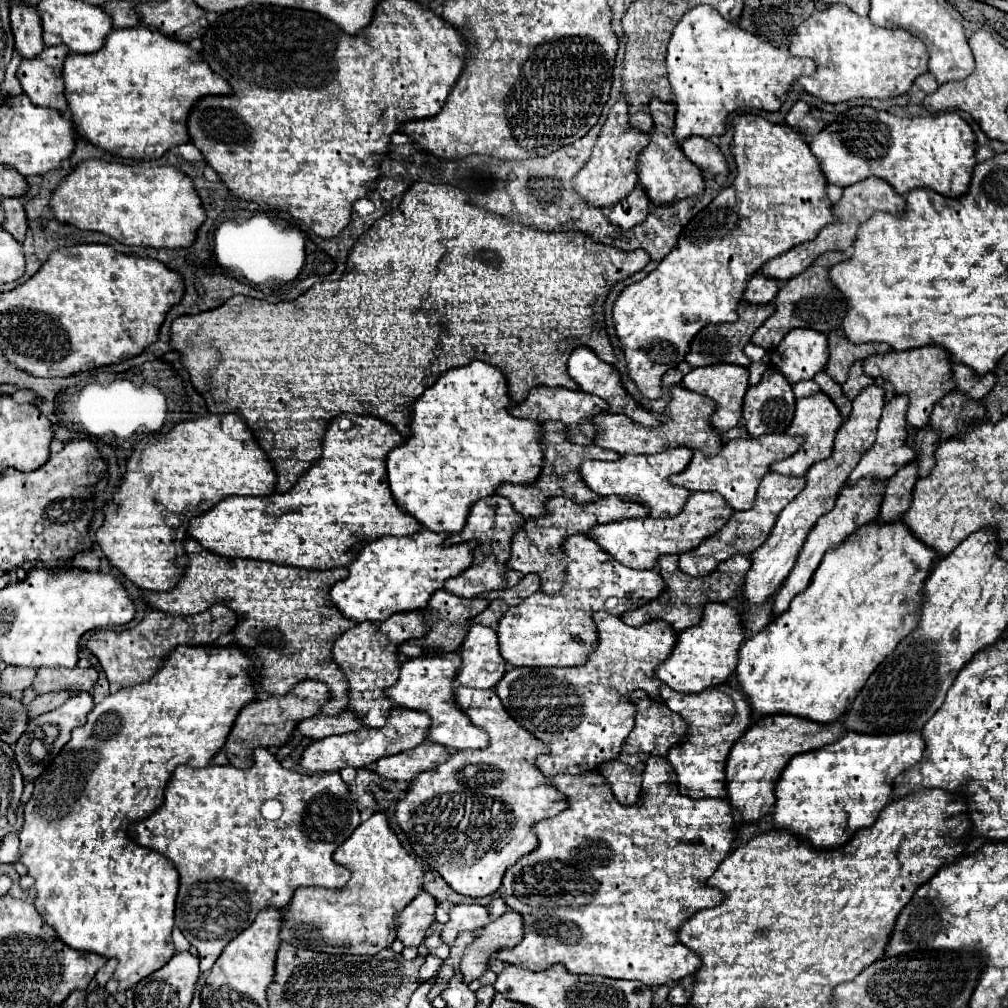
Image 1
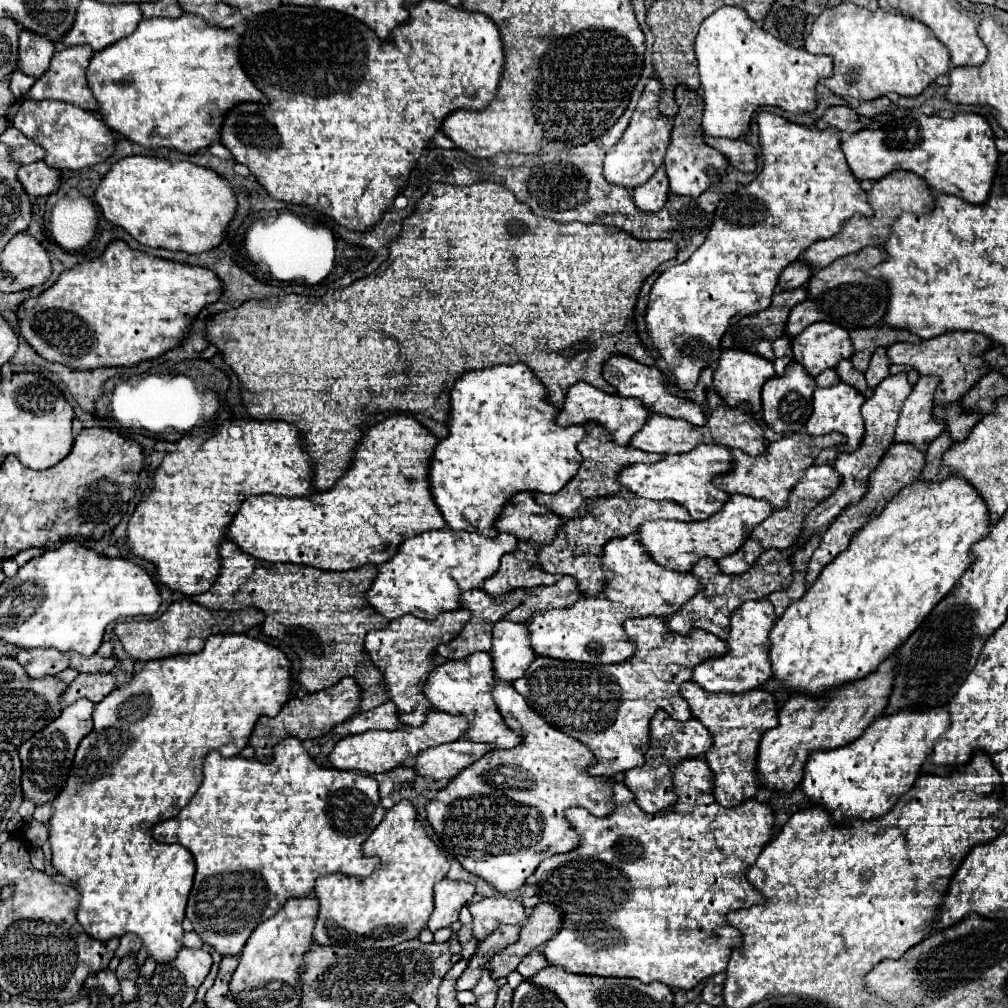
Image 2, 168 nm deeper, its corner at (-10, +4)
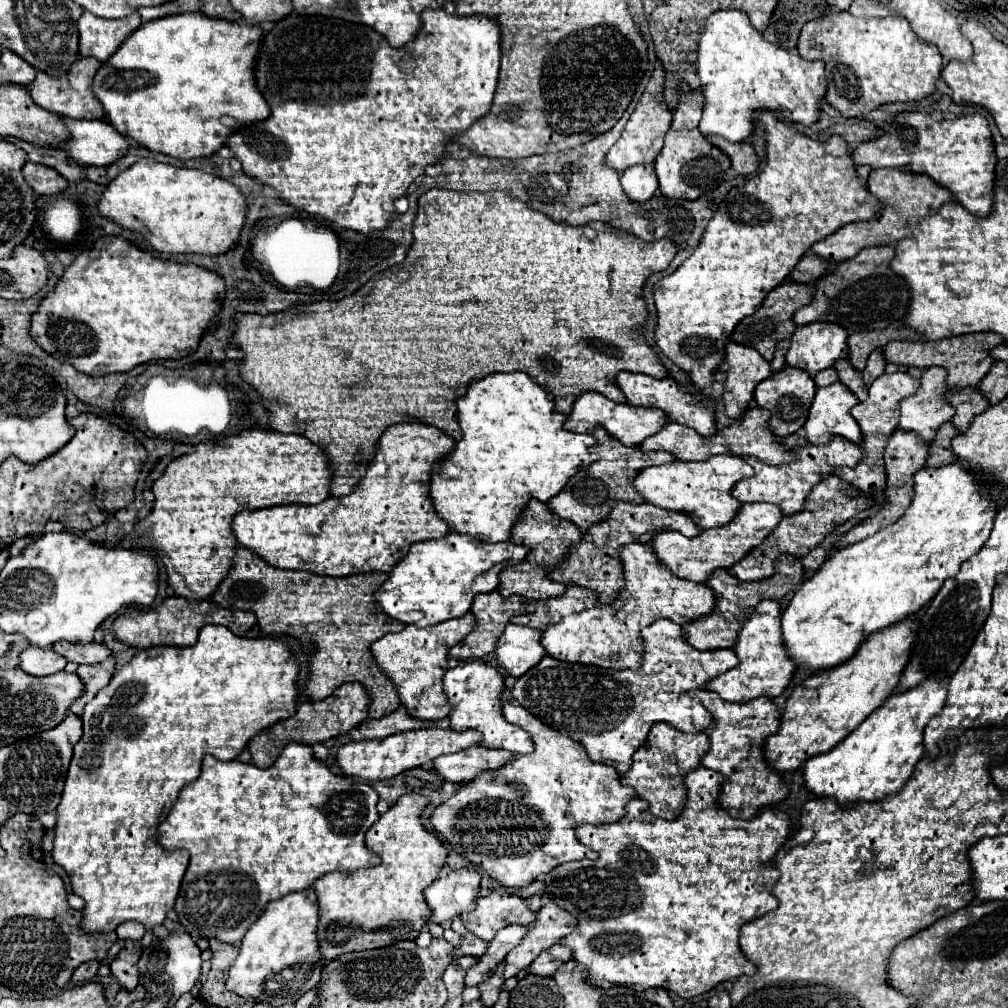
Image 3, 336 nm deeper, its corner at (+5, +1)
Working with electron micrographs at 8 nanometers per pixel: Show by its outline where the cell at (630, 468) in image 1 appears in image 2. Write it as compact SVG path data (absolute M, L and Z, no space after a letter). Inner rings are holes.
M700 444L686 454L668 454L656 464L634 464L620 472L618 480L624 488L632 490L640 498L650 500L674 500L684 506L694 520L708 520L710 514L722 510L724 502L730 498L724 490L714 486L714 478L732 472L732 452L726 446Z

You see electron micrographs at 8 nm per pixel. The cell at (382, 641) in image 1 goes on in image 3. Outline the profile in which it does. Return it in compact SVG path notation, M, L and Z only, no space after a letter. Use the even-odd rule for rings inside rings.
M465 613L459 619L449 619L433 627L405 627L399 633L387 633L371 645L371 653L379 669L393 681L401 705L413 719L421 721L439 721L447 717L449 705L441 689L441 677L447 669L447 651L449 647L463 641L475 625L475 617Z

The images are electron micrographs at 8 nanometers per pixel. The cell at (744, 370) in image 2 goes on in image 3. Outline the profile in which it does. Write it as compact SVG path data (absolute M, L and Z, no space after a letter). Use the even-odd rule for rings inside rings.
M727 343L723 363L727 365L723 383L725 415L731 419L739 419L749 409L757 383L771 375L769 361L765 361L755 349Z

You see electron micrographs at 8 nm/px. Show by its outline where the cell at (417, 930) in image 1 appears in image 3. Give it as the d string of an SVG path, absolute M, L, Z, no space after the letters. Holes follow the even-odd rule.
M473 869L447 871L435 879L425 891L425 901L431 909L431 923L445 923L473 909L479 897L479 873Z

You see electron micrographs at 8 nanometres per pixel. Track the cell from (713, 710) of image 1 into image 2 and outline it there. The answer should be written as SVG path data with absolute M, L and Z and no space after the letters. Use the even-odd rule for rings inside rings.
M686 682L680 688L680 694L688 700L692 714L710 730L714 744L708 750L706 758L714 772L714 798L724 808L738 806L740 802L754 798L762 788L756 774L756 756L758 742L762 734L778 726L778 706L770 692L758 688L746 694L726 694L726 692L706 692L696 682Z

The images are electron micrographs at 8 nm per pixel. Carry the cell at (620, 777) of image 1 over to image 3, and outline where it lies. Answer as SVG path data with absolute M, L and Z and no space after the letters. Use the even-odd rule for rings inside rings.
M655 723L649 731L647 743L639 751L635 751L631 769L625 775L621 775L621 783L633 787L637 797L649 803L649 813L653 813L655 817L673 819L681 813L687 801L683 785L685 773L689 773L689 769L697 769L701 755L705 755L707 751L709 751L707 733L685 735L667 723Z

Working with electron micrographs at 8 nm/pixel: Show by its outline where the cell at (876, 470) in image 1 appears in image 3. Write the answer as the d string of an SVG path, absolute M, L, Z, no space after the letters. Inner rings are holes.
M929 367L923 371L921 375L921 385L917 389L915 395L905 397L901 401L901 417L899 417L899 429L903 431L913 431L917 433L923 441L933 441L933 433L937 433L937 429L947 423L953 417L953 407L945 401L945 369L941 367Z

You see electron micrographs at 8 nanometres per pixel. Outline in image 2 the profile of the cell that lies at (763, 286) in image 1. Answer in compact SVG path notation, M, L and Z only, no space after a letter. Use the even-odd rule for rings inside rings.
M798 260L784 270L776 290L792 290L798 286L804 286L810 280L810 276L812 276L812 268L804 260Z

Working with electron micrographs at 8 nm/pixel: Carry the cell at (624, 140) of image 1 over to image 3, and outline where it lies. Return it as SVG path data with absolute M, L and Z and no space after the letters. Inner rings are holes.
M657 67L649 77L647 89L641 95L639 105L631 113L631 117L629 117L629 121L625 125L625 131L621 133L619 141L605 155L605 165L609 169L615 169L617 173L623 173L625 169L629 169L633 165L649 165L649 163L655 161L655 157L659 155L659 151L663 147L663 135L671 125L671 111L663 103L661 93L663 93L663 69Z

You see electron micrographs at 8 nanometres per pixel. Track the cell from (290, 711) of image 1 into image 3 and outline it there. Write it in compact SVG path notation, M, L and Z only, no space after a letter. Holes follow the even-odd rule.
M343 683L341 687L337 687L333 691L333 695L329 695L323 701L301 703L293 717L281 719L275 725L271 725L269 729L263 729L255 737L249 739L247 749L251 753L253 765L257 765L261 769L267 769L277 759L277 753L281 753L281 745L289 743L289 741L313 745L313 743L327 741L331 737L347 733L349 729L353 729L353 725L359 725L361 721L365 721L365 717L367 717L367 705L369 705L367 693L365 693L365 689L361 689L359 683Z

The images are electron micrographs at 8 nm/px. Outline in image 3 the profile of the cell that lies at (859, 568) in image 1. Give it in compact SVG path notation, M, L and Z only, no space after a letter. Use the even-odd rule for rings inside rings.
M961 463L917 471L913 475L913 499L905 509L905 515L899 521L879 529L875 535L847 545L847 549L833 551L819 571L801 583L789 601L781 615L781 629L783 647L795 667L825 671L843 665L855 655L861 641L865 641L871 633L915 615L937 595L943 581L957 575L961 563L981 549L991 533L997 509L999 505L993 503L987 497L987 491L979 485L979 477L975 477Z

